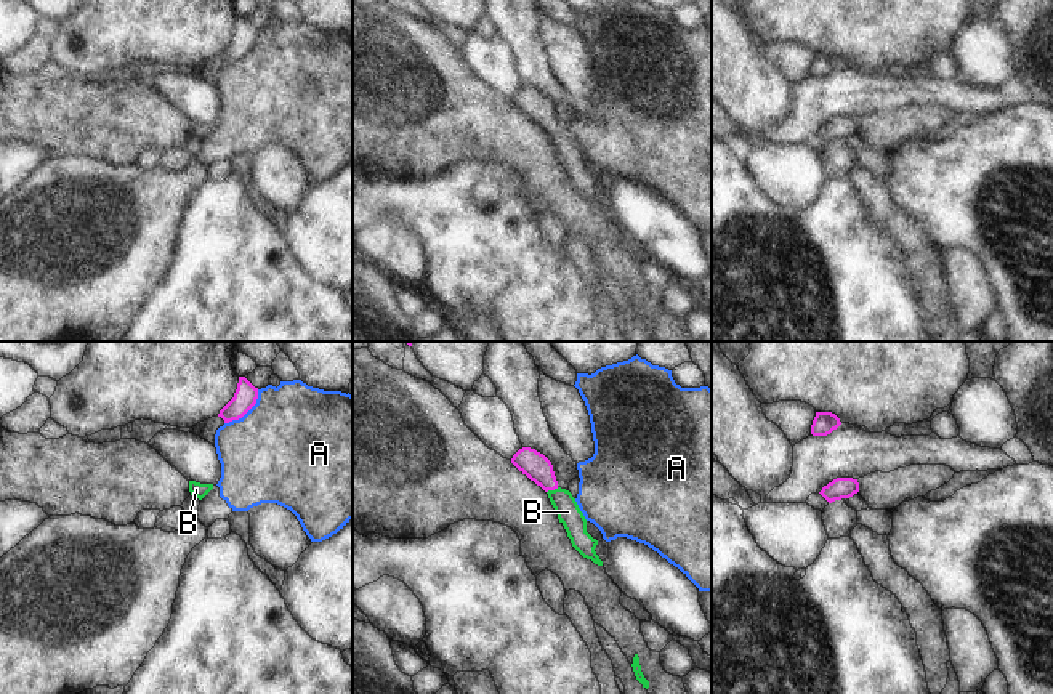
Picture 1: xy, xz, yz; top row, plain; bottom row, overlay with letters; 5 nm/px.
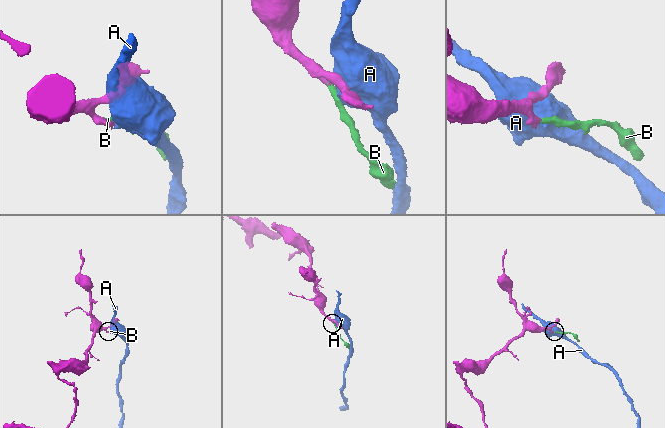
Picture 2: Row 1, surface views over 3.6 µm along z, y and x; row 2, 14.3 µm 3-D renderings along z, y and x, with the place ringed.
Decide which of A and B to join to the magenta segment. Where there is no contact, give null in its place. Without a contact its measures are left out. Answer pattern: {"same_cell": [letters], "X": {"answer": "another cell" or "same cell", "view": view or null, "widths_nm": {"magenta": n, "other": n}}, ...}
{"same_cell": ["B"], "A": {"answer": "another cell", "view": "xy", "widths_nm": {"magenta": 120, "other": 500}}, "B": {"answer": "same cell", "view": "xz", "widths_nm": {"magenta": 140, "other": 120}}}

